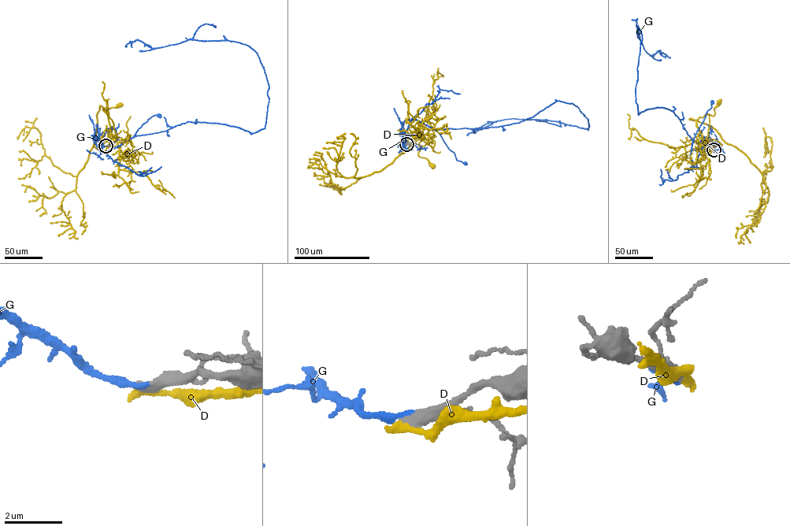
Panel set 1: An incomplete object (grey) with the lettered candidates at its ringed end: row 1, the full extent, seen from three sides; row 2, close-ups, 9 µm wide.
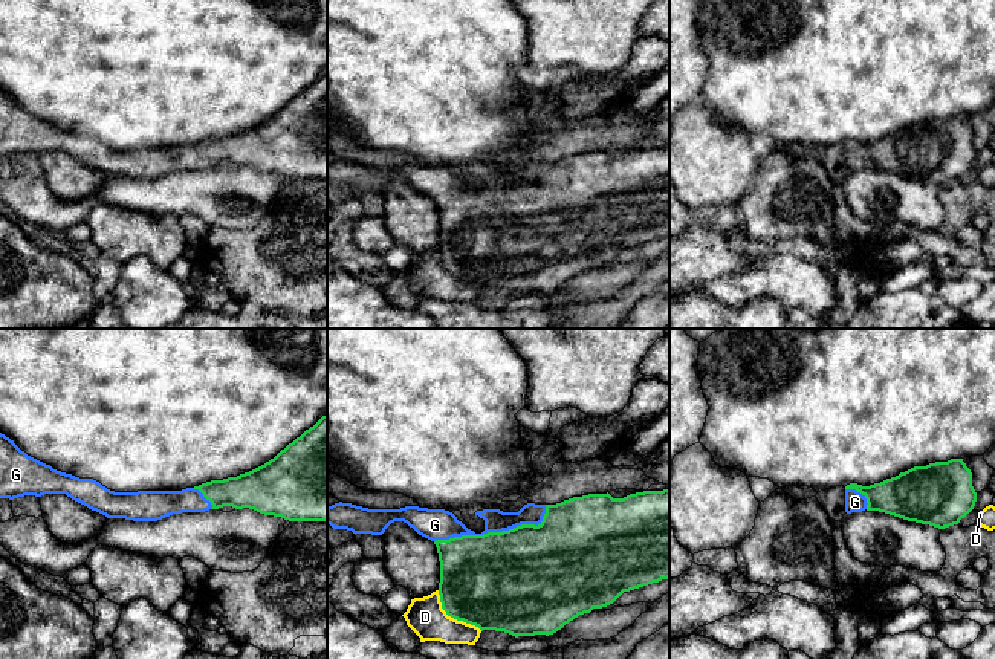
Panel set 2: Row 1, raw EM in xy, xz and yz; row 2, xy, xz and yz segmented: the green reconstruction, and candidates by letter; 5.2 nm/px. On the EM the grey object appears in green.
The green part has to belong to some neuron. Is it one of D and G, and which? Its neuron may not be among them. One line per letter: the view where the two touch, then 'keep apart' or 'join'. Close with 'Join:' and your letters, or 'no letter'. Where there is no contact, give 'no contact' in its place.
D: meets green in xz; keep apart
G: meets green in xz; join
Join: G

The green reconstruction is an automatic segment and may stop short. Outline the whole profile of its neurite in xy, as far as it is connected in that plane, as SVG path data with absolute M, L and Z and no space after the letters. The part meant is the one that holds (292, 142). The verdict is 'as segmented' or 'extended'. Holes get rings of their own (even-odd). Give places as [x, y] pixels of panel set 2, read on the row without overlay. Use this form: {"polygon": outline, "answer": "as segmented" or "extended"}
{"polygon": "M327 73L281 107L264 122L223 138L211 138L182 148L115 150L93 136L79 136L53 127L24 109L0 90L0 156L44 151L66 151L72 157L107 176L157 179L173 171L205 170L223 164L249 165L264 173L289 179L327 179Z", "answer": "extended"}

